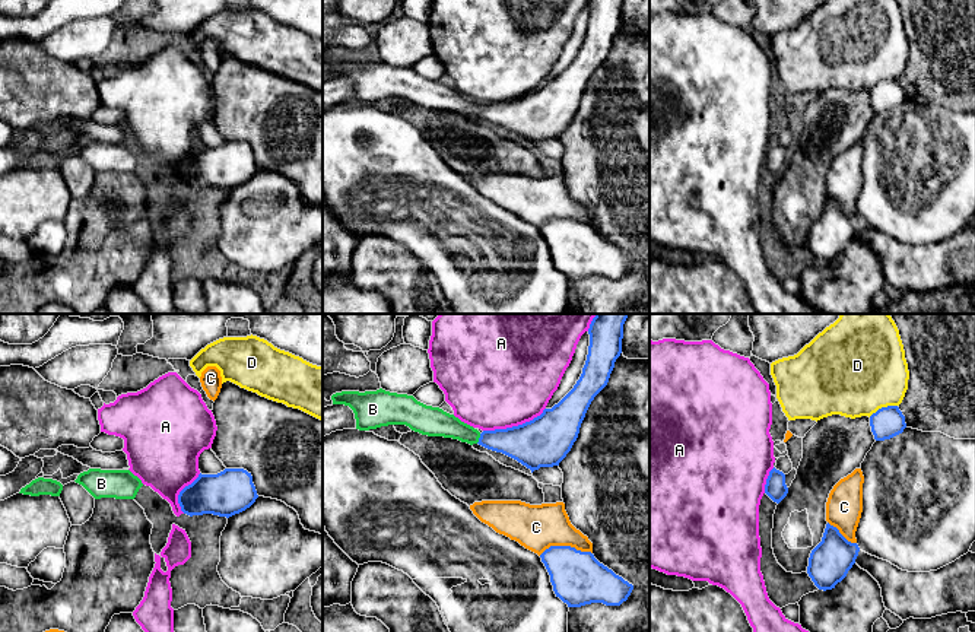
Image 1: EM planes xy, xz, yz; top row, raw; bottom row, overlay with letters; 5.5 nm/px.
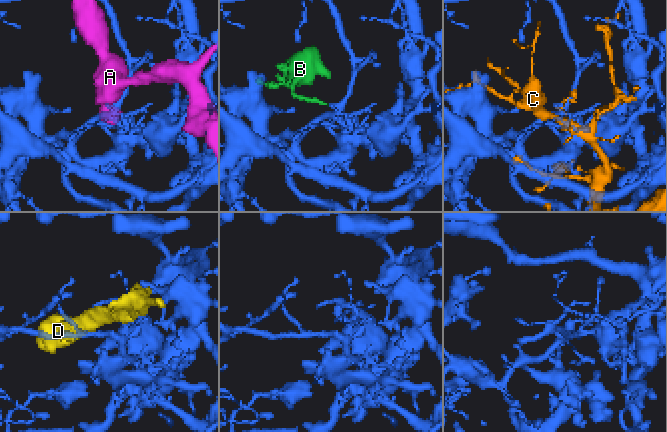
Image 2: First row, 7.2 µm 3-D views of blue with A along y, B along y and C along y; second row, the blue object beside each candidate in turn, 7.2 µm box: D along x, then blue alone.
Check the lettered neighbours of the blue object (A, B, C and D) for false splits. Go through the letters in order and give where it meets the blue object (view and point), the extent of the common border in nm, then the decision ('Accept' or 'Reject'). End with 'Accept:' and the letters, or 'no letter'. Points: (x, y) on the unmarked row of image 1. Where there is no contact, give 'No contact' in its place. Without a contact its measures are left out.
A: Touches blue at xz (514, 99). Shared border 360 nm. Reject
B: Touches blue at xz (479, 111). Shared border 60 nm. Accept
C: Touches blue at xz (565, 219). Shared border 300 nm. Reject
D: Touches blue at yz (882, 81). Shared border 170 nm. Reject
Accept: B

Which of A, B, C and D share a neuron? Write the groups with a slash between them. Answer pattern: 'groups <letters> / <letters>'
groups A / B / C / D

